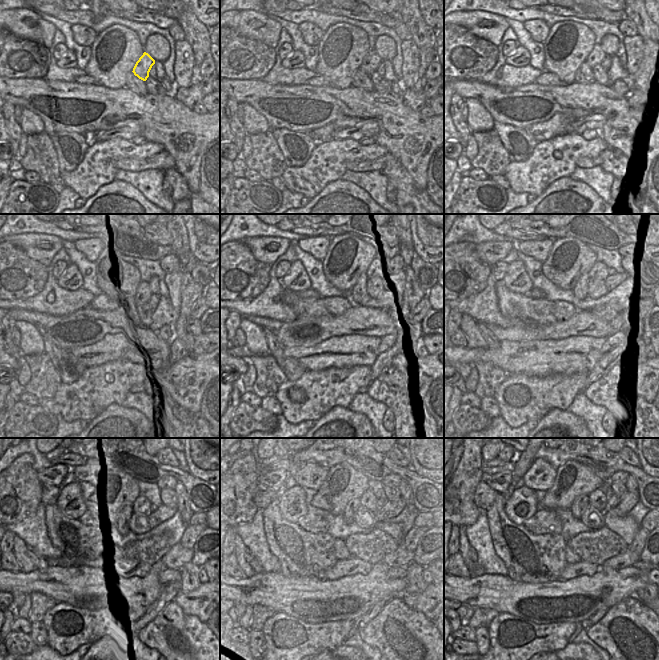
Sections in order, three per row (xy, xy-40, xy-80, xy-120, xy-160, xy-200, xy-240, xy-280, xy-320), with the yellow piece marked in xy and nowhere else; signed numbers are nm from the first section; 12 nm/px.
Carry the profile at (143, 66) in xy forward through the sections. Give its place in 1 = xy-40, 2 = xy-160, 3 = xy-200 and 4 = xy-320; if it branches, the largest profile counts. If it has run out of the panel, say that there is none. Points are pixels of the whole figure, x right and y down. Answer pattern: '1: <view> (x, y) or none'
1: xy-40 (370, 63)
2: xy-160 (375, 272)
3: xy-200 (599, 271)
4: xy-320 (597, 498)

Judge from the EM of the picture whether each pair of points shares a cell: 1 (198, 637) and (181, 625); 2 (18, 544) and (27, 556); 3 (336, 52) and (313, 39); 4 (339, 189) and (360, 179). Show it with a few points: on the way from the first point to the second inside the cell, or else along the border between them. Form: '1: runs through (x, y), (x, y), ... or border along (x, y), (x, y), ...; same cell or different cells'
1: runs through (194, 637), (185, 629); same cell
2: runs through (19, 547), (24, 553); same cell
3: border along (324, 32), (317, 44); different cells
4: border along (340, 178), (360, 186), (371, 197); different cells

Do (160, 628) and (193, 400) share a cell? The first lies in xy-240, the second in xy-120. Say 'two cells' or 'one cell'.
two cells

